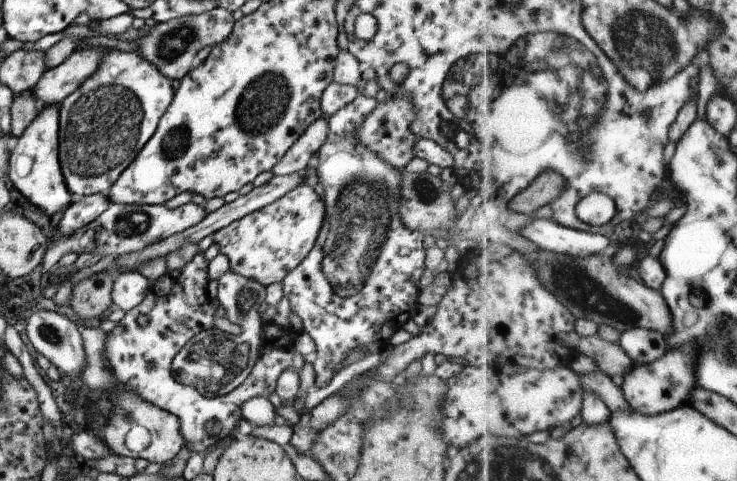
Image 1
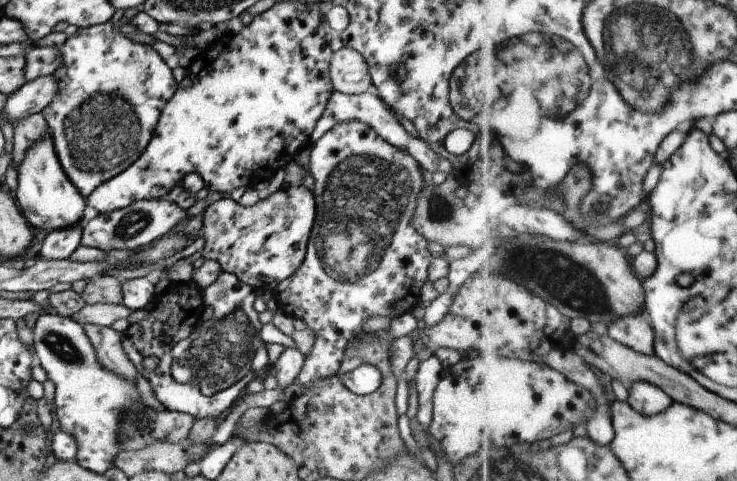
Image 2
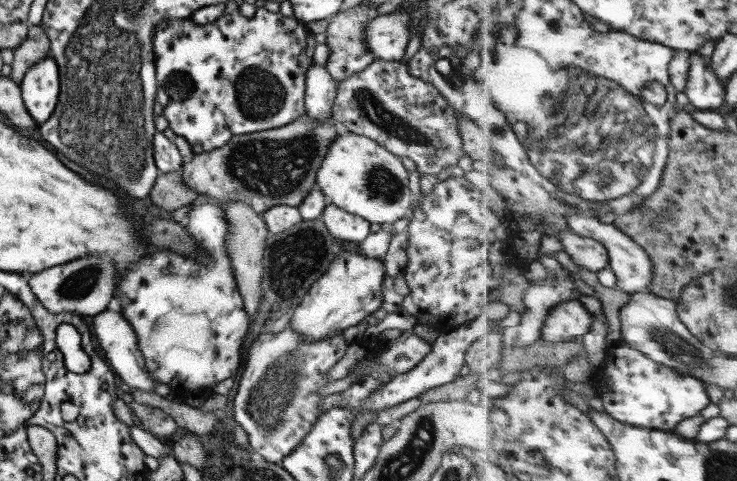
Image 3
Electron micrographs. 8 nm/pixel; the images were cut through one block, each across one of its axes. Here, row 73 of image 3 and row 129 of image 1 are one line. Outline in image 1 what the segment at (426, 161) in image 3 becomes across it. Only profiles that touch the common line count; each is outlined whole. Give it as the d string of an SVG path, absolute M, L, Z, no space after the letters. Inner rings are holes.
M403 94L386 95L384 101L376 102L375 108L363 118L363 122L359 124L357 130L353 130L353 136L369 150L373 152L377 158L381 158L383 162L387 162L393 168L403 168L407 162L415 157L413 152L413 142L417 140L411 130L409 124L415 118L415 110L411 106L411 100L405 98Z

